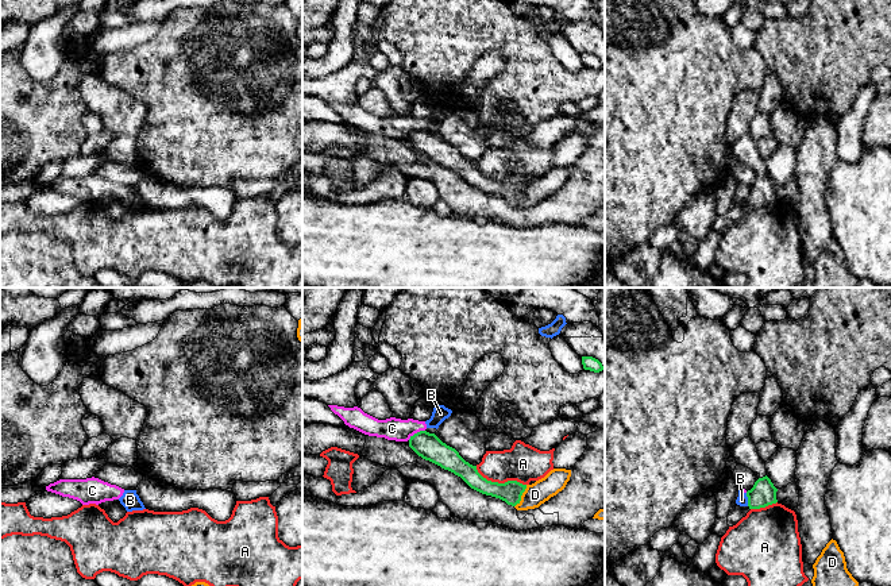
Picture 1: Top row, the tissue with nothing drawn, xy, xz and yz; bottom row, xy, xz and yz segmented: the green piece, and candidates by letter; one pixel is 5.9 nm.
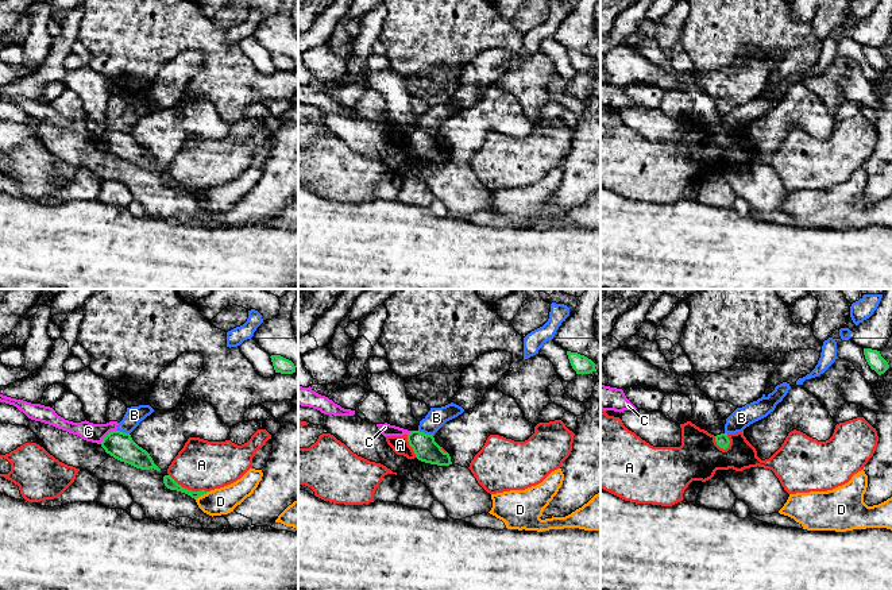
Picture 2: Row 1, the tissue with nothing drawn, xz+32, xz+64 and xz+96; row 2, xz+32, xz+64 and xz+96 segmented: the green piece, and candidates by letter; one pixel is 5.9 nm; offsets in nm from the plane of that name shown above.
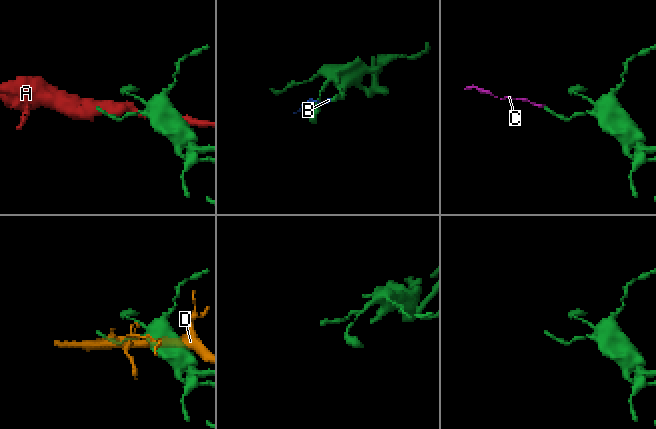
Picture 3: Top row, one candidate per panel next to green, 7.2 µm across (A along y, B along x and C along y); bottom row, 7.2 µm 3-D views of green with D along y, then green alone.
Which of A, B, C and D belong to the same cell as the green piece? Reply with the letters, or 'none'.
none

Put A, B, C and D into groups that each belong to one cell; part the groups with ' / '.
A / B C / D

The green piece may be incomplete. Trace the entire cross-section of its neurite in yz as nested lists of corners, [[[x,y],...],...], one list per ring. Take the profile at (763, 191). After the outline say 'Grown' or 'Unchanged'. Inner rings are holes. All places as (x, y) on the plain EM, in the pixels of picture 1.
[[[767,173],[759,176],[753,185],[747,189],[749,207],[760,207],[776,201],[776,189],[778,186]]]. Unchanged

